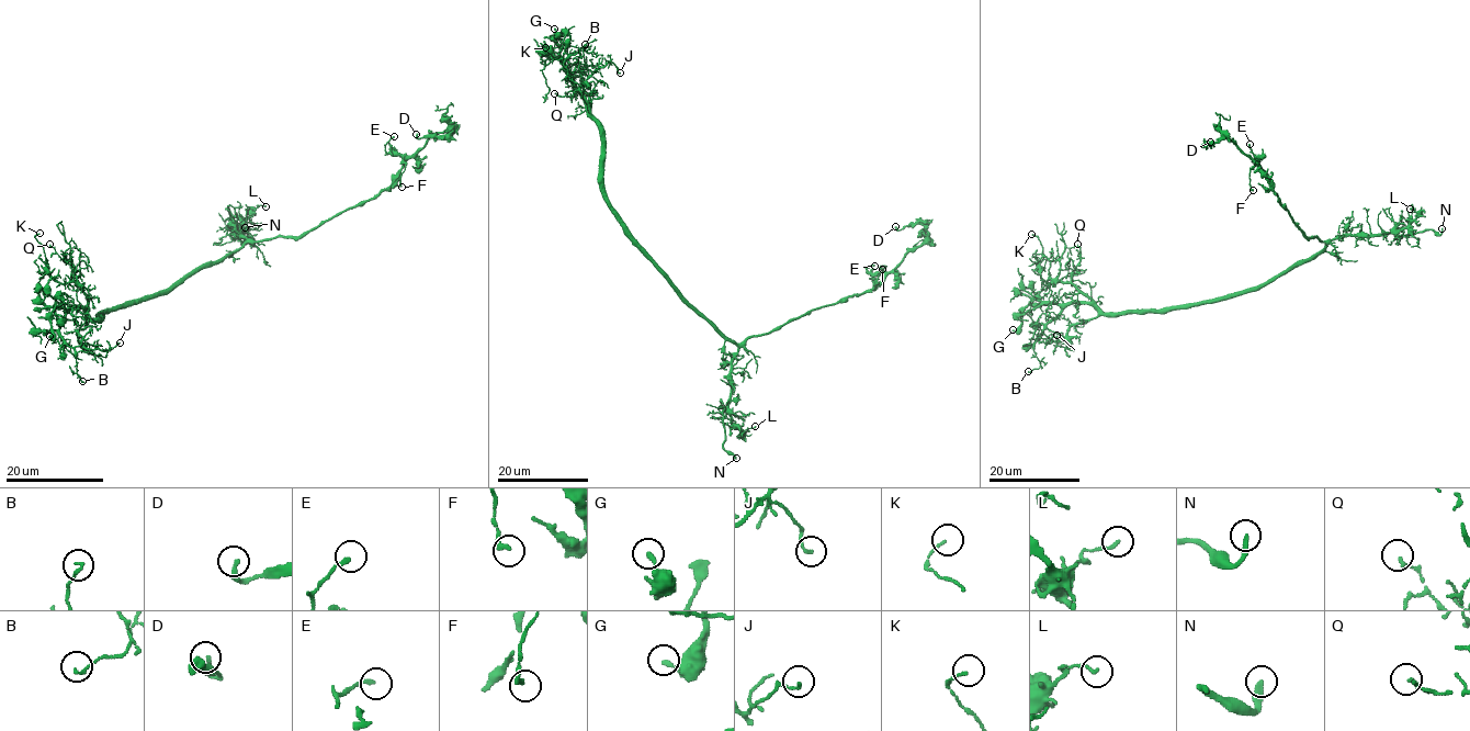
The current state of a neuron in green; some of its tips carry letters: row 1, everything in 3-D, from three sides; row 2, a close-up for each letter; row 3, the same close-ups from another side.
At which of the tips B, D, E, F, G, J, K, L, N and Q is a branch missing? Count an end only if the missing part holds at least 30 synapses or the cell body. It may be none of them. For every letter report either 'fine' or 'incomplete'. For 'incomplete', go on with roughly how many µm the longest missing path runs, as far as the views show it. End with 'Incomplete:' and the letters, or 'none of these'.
B: fine
D: fine
E: fine
F: fine
G: fine
J: fine
K: fine
L: fine
N: incomplete; missing 45 µm
Q: fine
Incomplete: N

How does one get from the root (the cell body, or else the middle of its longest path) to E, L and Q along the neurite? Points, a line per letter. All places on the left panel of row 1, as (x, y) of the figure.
E: (195, 271), (222, 261), (248, 242), (298, 237), (374, 199), (403, 165), (402, 157), (385, 150), (394, 136)
L: (195, 271), (222, 261), (238, 249), (247, 240), (237, 232), (239, 226), (259, 205), (266, 206)
Q: (195, 271), (154, 297), (92, 318), (87, 294), (75, 281), (71, 267), (49, 244)

